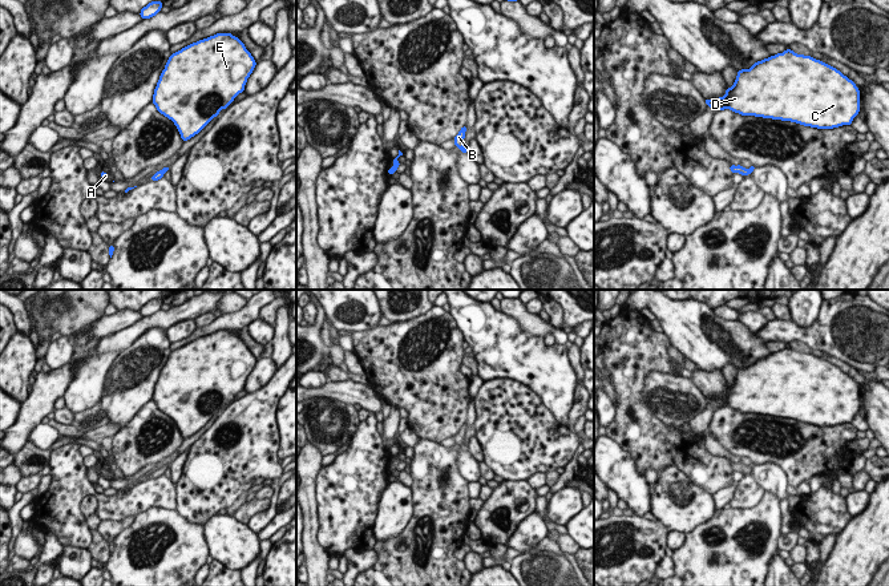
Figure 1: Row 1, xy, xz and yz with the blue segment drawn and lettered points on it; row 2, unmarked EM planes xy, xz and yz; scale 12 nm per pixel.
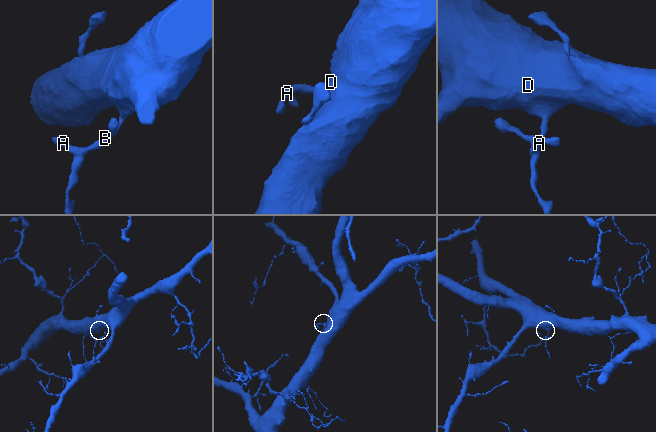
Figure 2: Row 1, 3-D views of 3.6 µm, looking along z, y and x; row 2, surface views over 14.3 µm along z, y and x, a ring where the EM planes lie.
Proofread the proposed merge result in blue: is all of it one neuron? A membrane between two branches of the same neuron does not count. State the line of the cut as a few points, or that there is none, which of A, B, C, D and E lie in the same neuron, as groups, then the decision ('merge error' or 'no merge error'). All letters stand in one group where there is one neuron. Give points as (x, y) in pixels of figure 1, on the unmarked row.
cut none; groups A B C D E; no merge error

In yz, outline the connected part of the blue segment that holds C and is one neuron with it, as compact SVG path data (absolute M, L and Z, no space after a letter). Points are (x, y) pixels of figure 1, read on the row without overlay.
M791 347L738 368L734 384L727 384L724 395L704 396L704 400L718 409L730 407L740 413L791 419L817 427L852 423L861 407L860 388L852 377L823 359Z

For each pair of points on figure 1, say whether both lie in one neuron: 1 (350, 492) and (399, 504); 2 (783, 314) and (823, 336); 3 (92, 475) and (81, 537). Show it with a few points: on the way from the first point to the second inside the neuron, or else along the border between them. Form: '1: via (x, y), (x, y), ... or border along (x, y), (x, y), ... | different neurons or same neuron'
1: border along (390, 480), (379, 497), (378, 514), (371, 529) | different neurons
2: border along (776, 318), (790, 320) | different neurons
3: border along (85, 469), (85, 476), (92, 484) | different neurons

